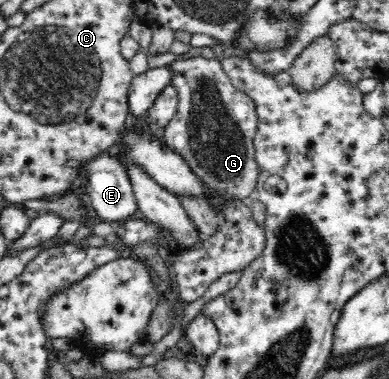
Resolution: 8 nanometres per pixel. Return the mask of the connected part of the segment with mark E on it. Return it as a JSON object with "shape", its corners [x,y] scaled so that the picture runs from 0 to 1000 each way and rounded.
{"shape":[[[262,404],[216,438],[216,446],[224,446],[221,499],[234,522],[231,544],[242,551],[247,570],[267,586],[319,586],[352,575],[357,544],[319,430],[288,404]]]}

